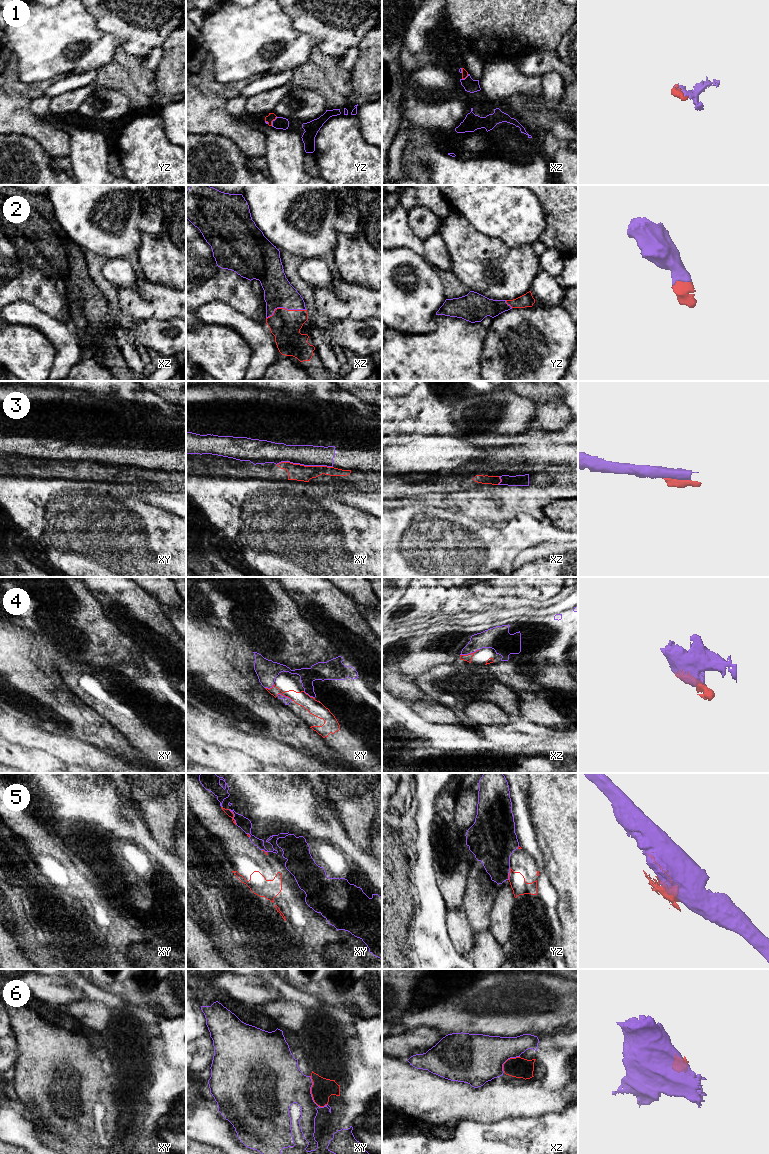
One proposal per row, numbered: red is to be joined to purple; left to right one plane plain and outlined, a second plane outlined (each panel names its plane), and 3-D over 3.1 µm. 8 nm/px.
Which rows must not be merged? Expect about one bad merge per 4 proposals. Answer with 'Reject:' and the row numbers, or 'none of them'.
Reject: 3, 5, 6

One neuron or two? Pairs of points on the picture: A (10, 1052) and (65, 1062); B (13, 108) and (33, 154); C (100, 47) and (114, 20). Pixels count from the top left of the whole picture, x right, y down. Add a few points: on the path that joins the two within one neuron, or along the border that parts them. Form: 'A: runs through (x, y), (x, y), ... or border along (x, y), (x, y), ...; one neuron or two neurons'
A: border along (13, 1036), (17, 1042), (17, 1059), (14, 1067); two neurons
B: border along (10, 133), (28, 135), (44, 150); two neurons
C: border along (92, 15), (96, 25), (109, 32), (119, 45); two neurons

